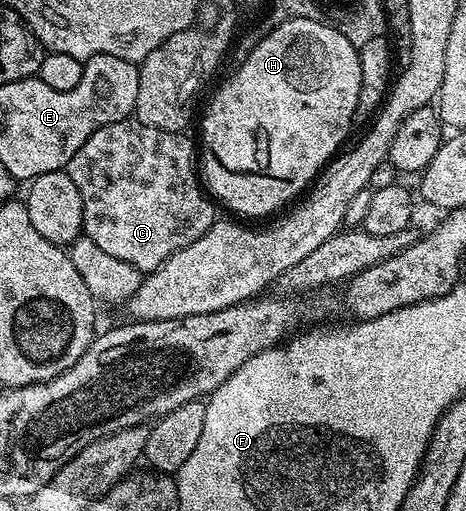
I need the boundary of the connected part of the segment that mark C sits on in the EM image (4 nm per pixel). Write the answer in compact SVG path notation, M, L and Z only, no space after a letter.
M124 120L109 124L107 127L98 128L97 131L89 136L85 144L81 145L81 148L77 150L66 166L67 175L73 180L73 184L77 184L77 192L81 192L83 234L87 235L89 240L97 244L97 247L101 248L102 251L109 252L111 256L135 266L136 269L142 272L156 270L162 262L169 260L169 256L173 256L173 252L193 244L193 240L201 240L201 236L205 236L205 232L209 232L209 228L217 221L216 207L213 205L212 199L205 193L204 187L201 185L200 175L197 173L196 143L194 146L186 138L187 136L183 132L174 134L173 132L165 132L161 128L149 128L149 124L141 124L134 120Z

